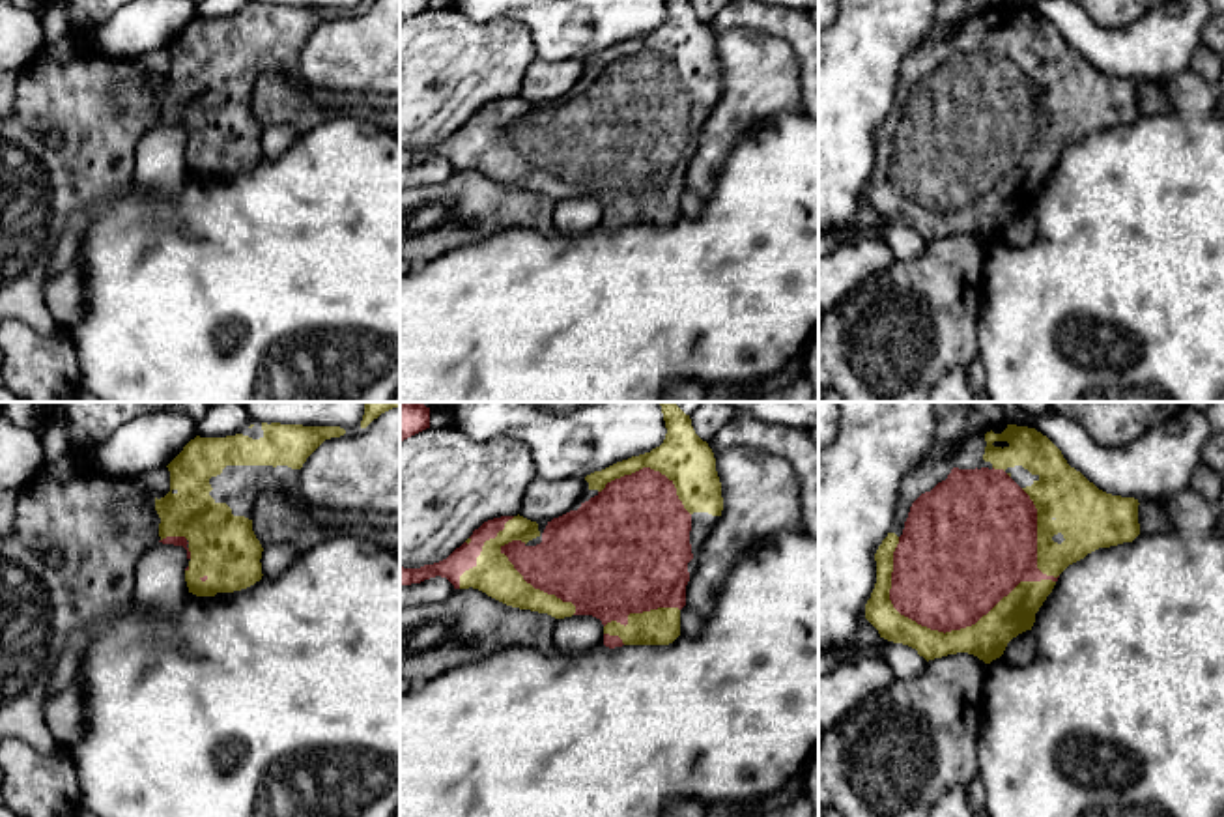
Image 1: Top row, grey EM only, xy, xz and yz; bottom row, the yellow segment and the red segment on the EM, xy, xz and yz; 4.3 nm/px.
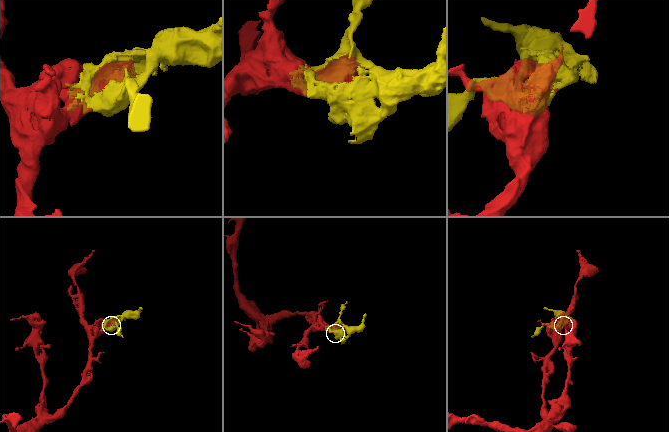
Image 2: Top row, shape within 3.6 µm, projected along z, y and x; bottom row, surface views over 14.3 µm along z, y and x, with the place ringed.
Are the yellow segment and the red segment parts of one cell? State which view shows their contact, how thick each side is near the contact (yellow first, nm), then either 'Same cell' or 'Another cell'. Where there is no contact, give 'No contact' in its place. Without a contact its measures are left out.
Touches yellow in yz. Thickness 170 nm (yellow) against 500 nm. Same cell

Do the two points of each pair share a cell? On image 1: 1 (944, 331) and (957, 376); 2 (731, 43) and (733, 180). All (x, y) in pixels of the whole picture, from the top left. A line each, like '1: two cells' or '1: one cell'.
1: two cells
2: two cells

